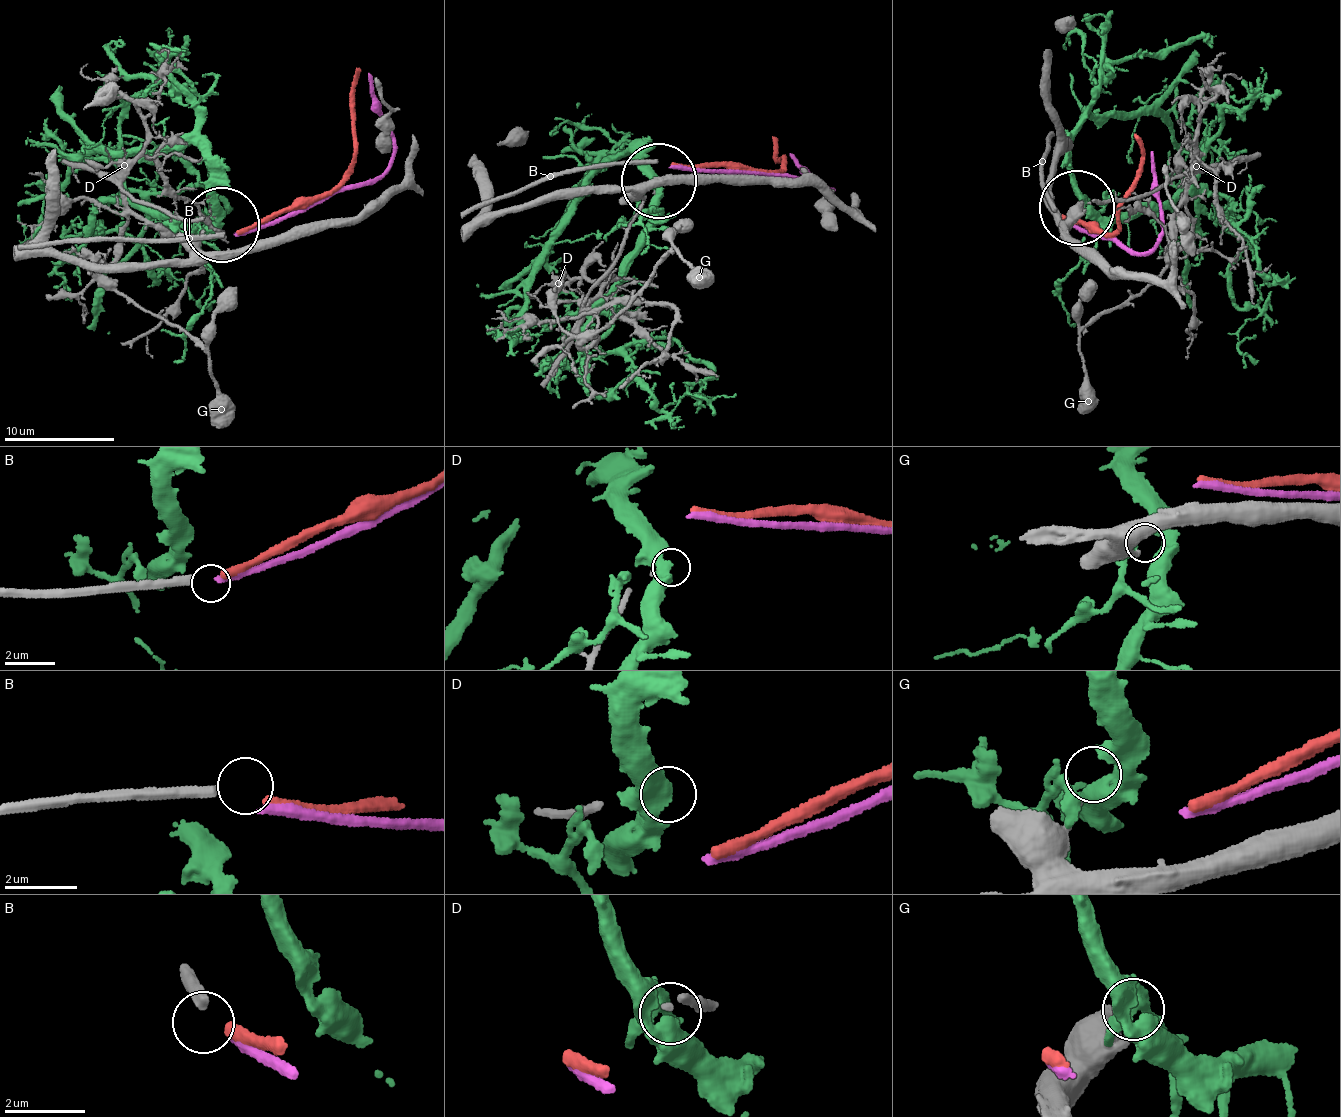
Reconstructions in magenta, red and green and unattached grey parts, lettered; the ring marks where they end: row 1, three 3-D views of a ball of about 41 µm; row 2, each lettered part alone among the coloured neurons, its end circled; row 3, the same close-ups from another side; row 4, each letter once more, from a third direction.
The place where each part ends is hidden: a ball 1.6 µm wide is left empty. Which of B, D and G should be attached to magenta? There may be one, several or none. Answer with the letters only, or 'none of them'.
none of them

